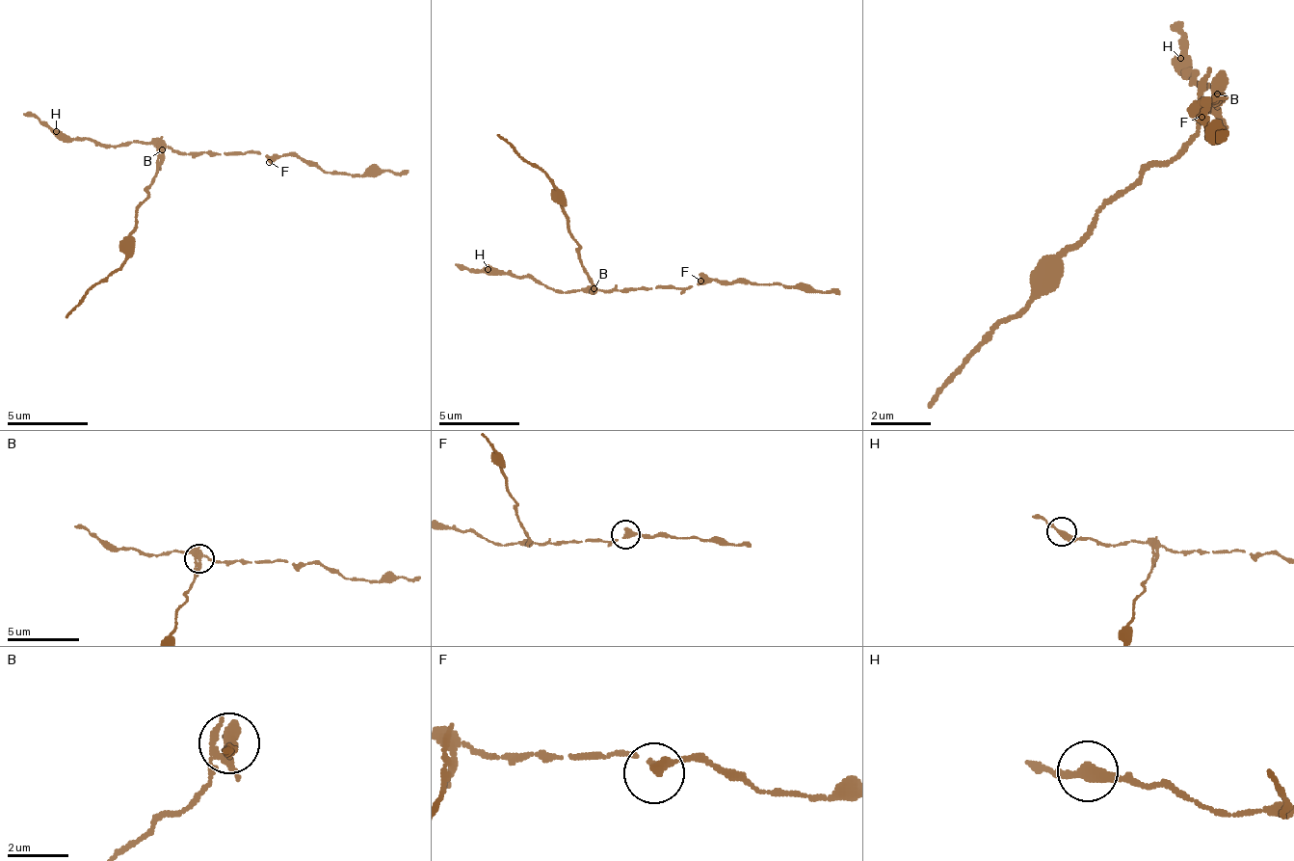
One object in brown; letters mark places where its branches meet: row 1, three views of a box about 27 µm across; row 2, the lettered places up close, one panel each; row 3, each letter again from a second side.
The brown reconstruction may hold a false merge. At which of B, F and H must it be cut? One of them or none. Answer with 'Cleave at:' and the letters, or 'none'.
Cleave at: B

